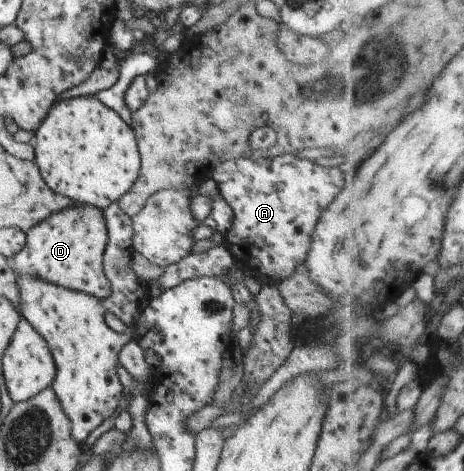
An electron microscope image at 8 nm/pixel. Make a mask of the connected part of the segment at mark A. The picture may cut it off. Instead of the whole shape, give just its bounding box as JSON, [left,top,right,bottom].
[210,150,347,284]

